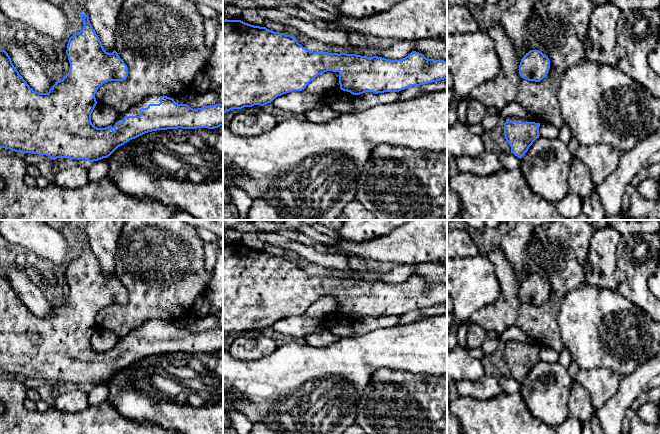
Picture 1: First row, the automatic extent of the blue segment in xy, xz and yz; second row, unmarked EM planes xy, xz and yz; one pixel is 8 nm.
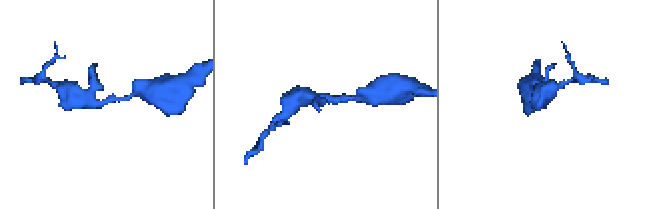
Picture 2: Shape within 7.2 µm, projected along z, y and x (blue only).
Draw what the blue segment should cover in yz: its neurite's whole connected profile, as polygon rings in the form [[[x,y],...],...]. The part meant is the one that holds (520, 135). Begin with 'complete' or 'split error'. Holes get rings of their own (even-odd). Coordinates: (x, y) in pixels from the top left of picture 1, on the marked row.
split error | [[[511,116],[504,123],[504,136],[511,147],[511,153],[522,158],[533,142],[539,138],[540,122]]]

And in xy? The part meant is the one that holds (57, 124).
split error | [[[81,13],[80,16],[84,26],[79,33],[75,33],[69,38],[67,44],[66,54],[70,63],[69,72],[62,80],[55,82],[48,93],[39,93],[30,88],[14,67],[8,53],[5,50],[0,50],[0,148],[15,152],[46,155],[53,160],[69,158],[86,159],[93,162],[109,157],[118,147],[148,132],[178,128],[215,129],[223,126],[223,104],[193,109],[187,104],[178,104],[173,98],[167,96],[150,95],[126,112],[119,114],[111,126],[95,127],[91,122],[91,114],[97,104],[95,94],[98,88],[108,81],[125,80],[128,76],[128,68],[115,50],[112,53],[104,50],[89,21],[89,16]]]

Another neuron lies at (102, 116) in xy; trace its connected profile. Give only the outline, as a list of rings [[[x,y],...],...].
[[[97,103],[91,114],[91,122],[97,128],[105,128],[112,126],[118,116],[119,114],[115,109],[101,103]]]

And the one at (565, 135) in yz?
[[[564,123],[562,127],[559,129],[558,138],[565,144],[568,144],[569,141],[572,139],[573,135],[569,128],[569,126]]]

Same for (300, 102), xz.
[[[293,91],[276,97],[271,102],[276,108],[286,112],[306,115],[308,112],[325,105],[321,95],[302,91]]]

